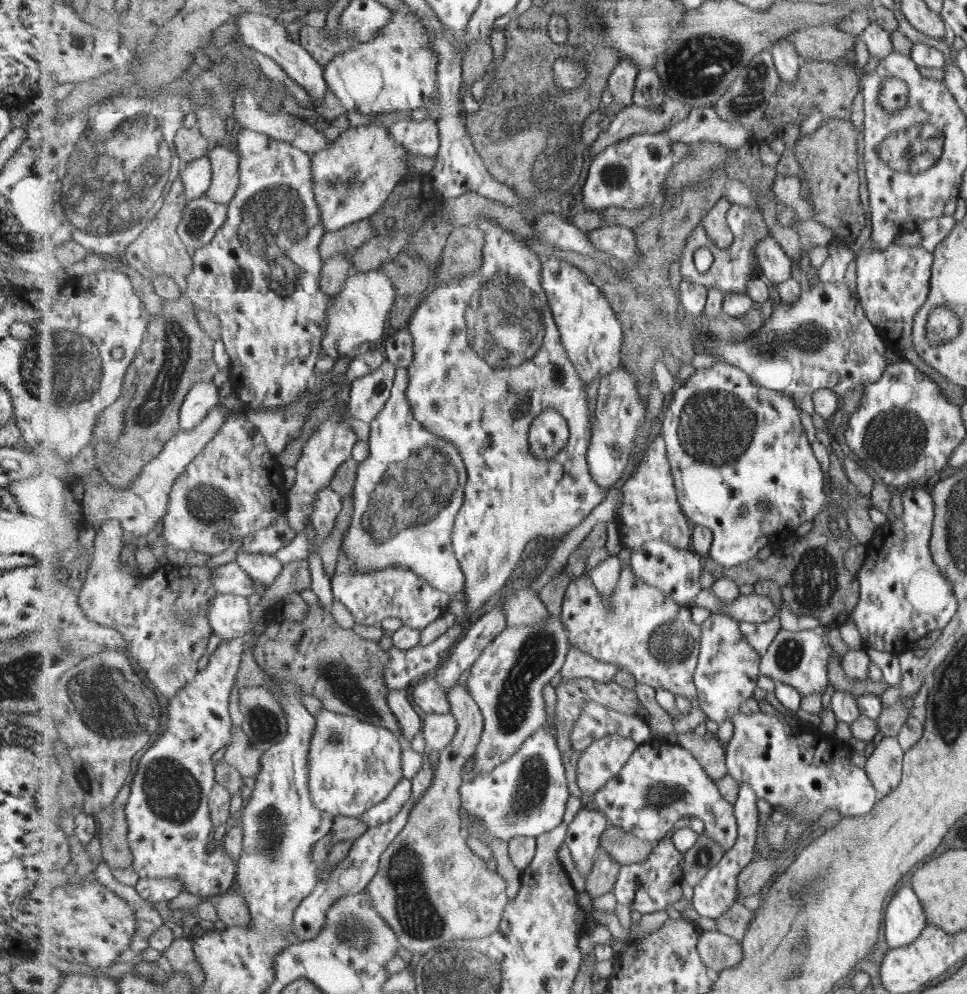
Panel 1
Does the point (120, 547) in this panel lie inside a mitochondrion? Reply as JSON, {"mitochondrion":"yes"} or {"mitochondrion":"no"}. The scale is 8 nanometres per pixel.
{"mitochondrion":"no"}

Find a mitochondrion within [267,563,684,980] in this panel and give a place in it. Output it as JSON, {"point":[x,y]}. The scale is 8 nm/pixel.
{"point":[417,917]}

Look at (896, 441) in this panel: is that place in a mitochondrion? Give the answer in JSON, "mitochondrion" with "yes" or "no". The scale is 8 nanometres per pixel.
{"mitochondrion":"yes"}

